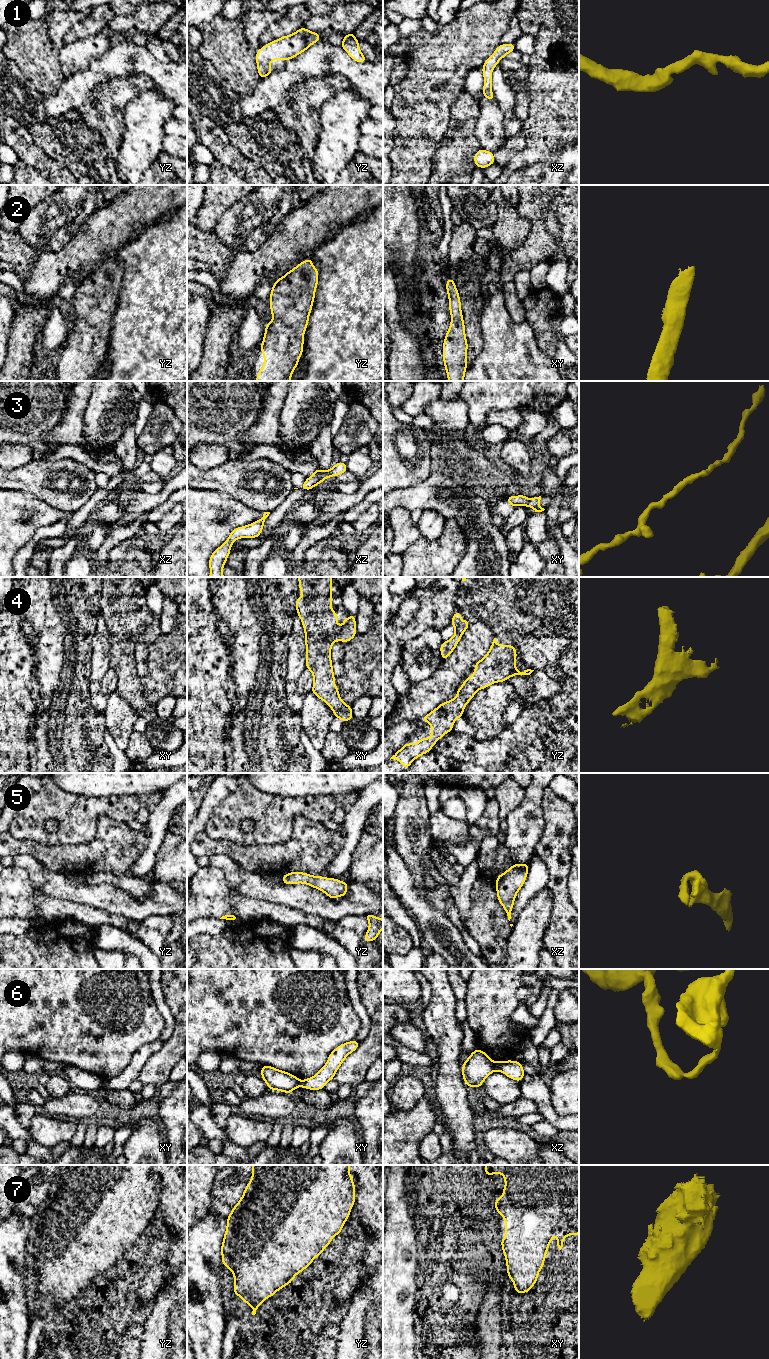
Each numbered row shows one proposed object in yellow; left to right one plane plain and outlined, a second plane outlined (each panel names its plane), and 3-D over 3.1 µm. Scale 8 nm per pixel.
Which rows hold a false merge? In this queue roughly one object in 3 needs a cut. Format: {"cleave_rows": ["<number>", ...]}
{"cleave_rows": ["6"]}

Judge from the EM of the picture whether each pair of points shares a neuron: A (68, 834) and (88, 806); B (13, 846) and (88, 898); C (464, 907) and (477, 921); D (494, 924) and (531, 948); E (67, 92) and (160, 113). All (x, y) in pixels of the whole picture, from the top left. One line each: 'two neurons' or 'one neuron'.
A: one neuron
B: two neurons
C: two neurons
D: two neurons
E: two neurons

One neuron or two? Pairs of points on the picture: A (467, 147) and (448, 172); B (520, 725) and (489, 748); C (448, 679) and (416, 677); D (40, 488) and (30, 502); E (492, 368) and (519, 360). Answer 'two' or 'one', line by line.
A: one
B: one
C: two
D: two
E: one

